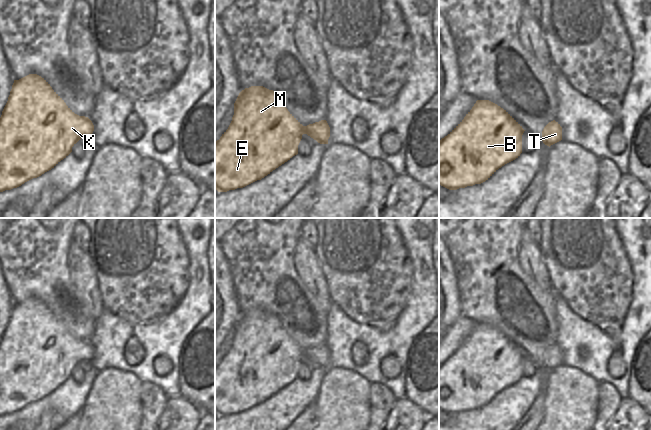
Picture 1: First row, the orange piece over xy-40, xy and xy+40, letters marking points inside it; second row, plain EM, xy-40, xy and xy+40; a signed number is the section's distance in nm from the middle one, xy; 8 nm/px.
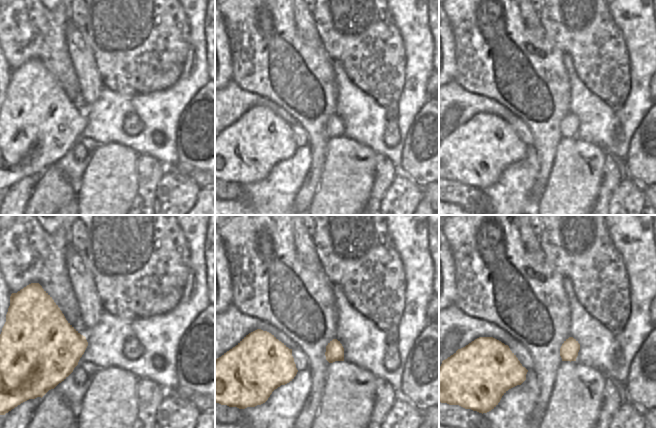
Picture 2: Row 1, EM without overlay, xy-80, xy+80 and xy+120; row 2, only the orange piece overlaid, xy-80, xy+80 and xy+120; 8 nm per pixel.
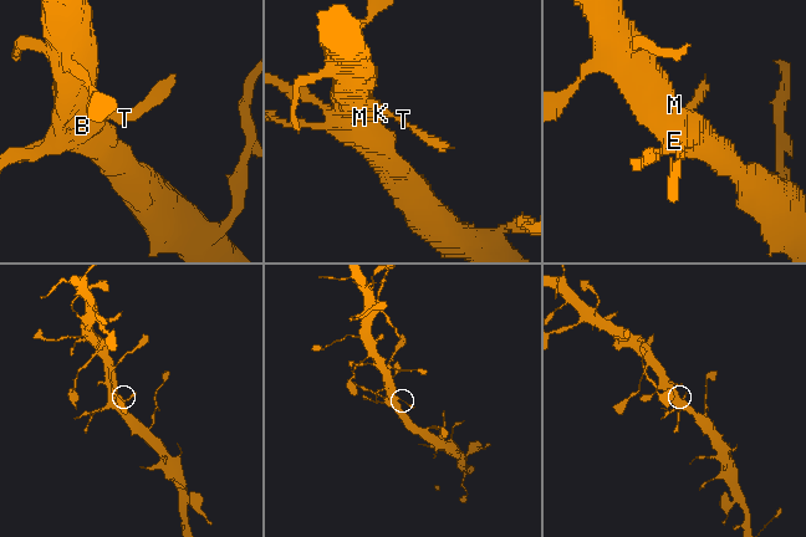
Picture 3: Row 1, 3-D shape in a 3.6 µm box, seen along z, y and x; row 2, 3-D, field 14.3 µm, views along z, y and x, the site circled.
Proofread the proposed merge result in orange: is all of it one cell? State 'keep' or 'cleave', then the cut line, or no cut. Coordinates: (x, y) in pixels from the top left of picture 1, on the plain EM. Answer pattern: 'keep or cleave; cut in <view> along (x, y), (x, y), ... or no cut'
keep; no cut

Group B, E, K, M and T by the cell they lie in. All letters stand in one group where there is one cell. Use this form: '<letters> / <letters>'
B E K M T

